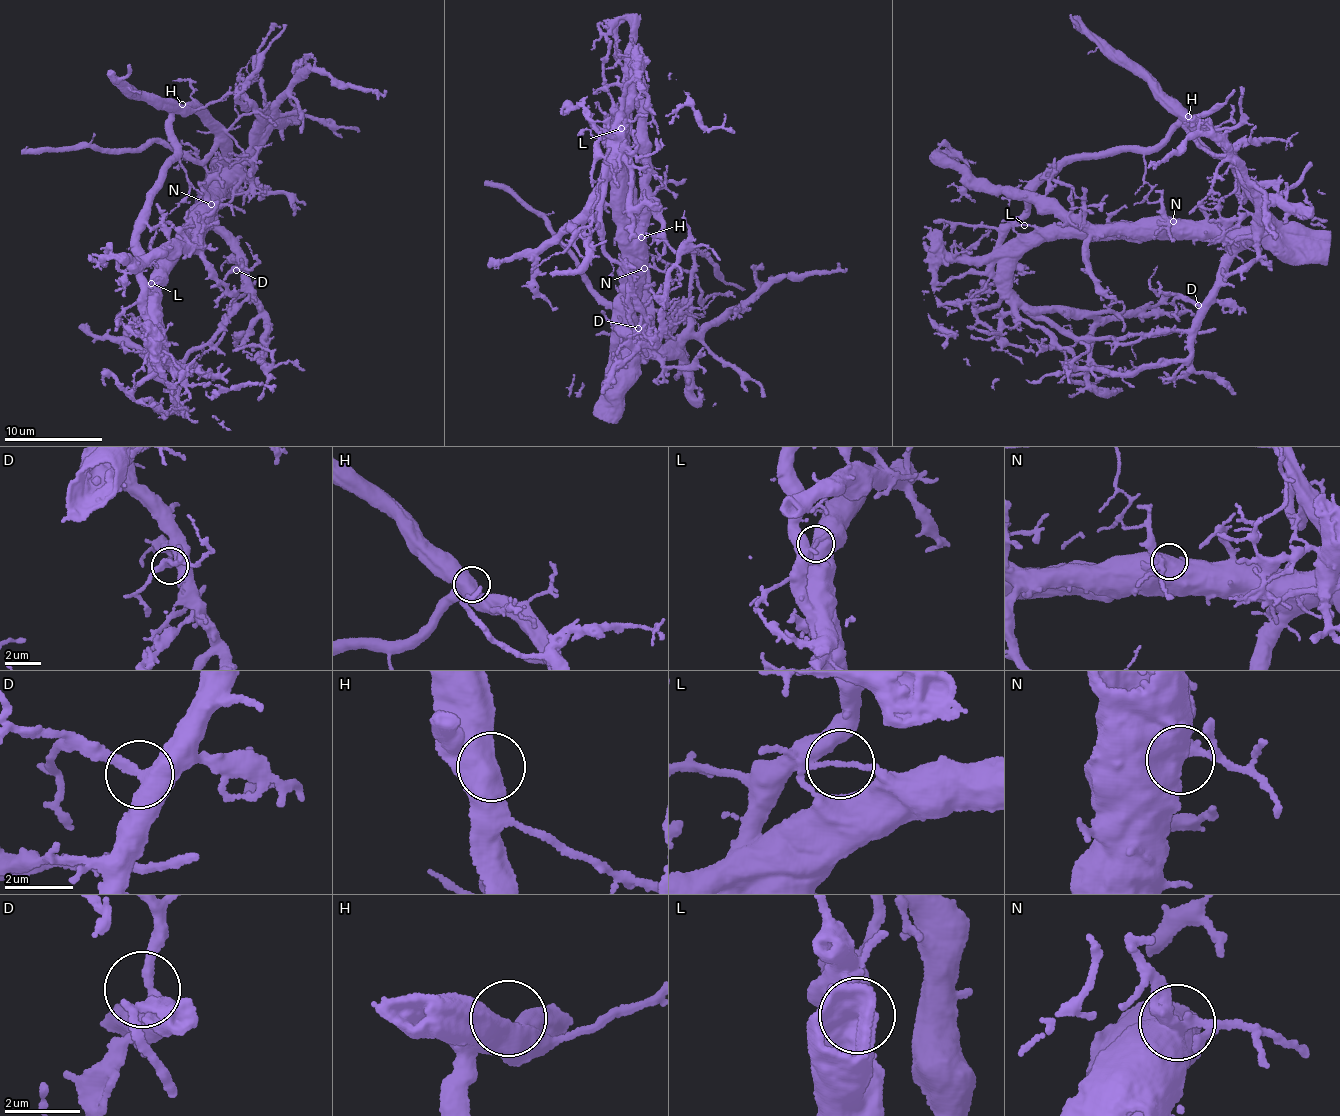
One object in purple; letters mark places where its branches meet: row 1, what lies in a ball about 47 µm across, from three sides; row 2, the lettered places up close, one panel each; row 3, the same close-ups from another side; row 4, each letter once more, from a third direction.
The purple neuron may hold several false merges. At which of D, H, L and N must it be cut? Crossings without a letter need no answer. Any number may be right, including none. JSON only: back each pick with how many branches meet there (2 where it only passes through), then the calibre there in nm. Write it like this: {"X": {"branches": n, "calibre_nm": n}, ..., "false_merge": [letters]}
{"L": {"branches": 2, "calibre_nm": 120}, "false_merge": ["L"]}

